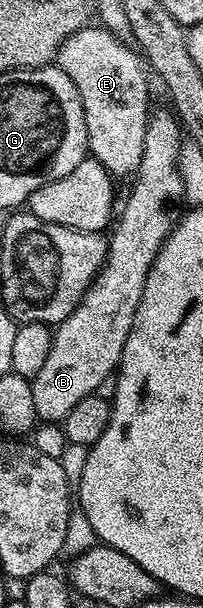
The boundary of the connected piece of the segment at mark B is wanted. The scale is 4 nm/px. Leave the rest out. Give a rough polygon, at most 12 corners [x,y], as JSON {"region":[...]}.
{"region":[[175,111],[151,113],[100,272],[31,377],[64,421],[120,363],[185,199]]}

